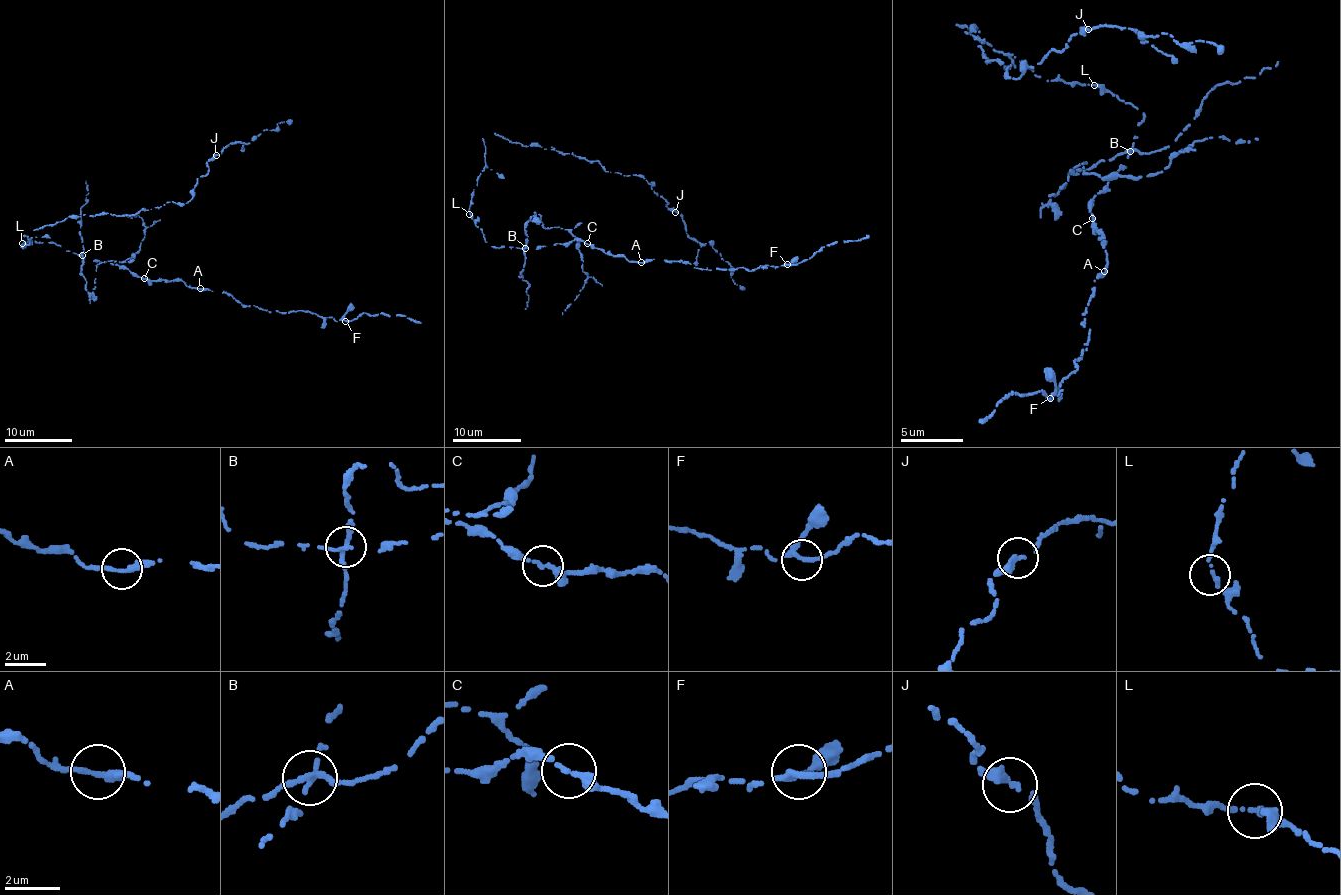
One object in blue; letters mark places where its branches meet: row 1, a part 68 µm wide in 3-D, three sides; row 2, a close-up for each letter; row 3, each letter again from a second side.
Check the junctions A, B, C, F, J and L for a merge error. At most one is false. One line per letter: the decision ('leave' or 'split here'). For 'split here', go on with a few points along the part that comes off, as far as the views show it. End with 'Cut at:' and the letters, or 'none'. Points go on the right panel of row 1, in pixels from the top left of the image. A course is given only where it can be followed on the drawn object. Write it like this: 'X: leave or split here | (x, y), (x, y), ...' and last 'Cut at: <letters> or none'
A: leave
B: split here | (1130, 151), (1078, 168), (1051, 200), (1086, 161), (1097, 177), (1155, 176), (1191, 146), (1258, 138)
C: leave
F: leave
J: leave
L: leave
Cut at: B

